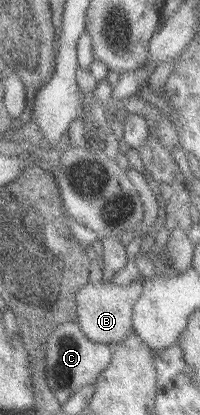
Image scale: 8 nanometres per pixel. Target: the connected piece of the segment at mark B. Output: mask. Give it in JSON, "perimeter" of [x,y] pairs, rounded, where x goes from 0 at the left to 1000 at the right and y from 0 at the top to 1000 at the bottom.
{"perimeter":[[[710,672],[665,675],[625,692],[590,692],[545,682],[460,687],[435,680],[375,706],[380,783],[435,819],[465,827],[545,831],[625,817],[655,802],[660,735],[705,711],[715,696]]]}

